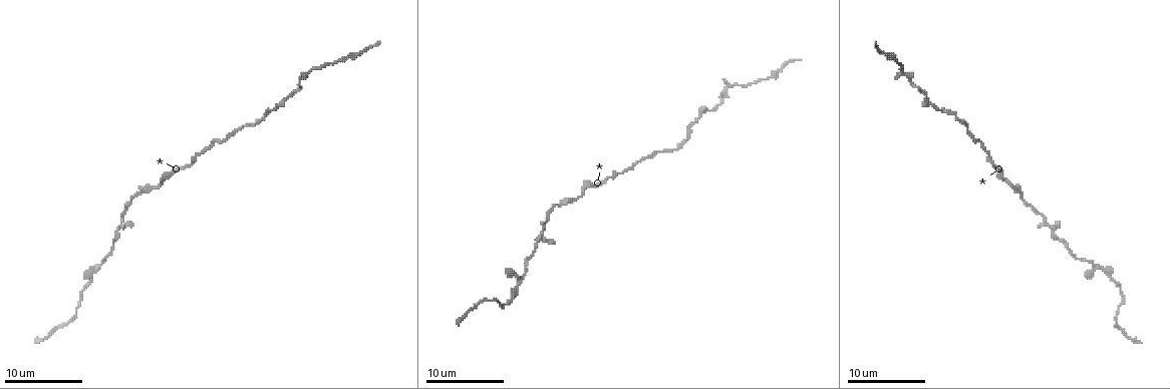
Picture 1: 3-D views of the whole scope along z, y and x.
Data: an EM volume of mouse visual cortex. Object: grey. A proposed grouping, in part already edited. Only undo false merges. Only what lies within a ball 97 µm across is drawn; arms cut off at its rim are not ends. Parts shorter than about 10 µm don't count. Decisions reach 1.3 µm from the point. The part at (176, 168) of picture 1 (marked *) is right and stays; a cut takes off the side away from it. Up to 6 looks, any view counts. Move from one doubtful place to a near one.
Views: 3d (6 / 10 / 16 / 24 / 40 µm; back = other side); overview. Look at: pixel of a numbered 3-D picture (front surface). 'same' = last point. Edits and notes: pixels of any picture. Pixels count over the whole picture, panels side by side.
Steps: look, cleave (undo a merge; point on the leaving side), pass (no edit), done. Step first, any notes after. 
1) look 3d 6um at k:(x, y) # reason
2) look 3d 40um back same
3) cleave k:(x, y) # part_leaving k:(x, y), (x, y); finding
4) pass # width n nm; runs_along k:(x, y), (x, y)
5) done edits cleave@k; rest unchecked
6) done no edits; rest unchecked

look 3d 6um at 1:(1060, 240) # thick turns thin

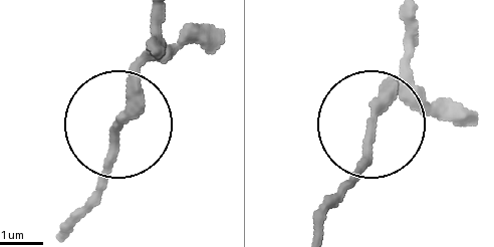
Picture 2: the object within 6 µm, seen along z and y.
pass # runs_along 2:(163, 23), (138, 66), (105, 185), (83, 214); continuous, no second cell

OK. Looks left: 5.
look 3d 16um at 1:(522, 276) # side arm on a straight run

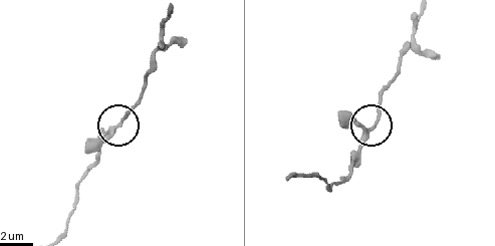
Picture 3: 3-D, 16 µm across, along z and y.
look 3d 16um back at 3:(121, 123) # from behind

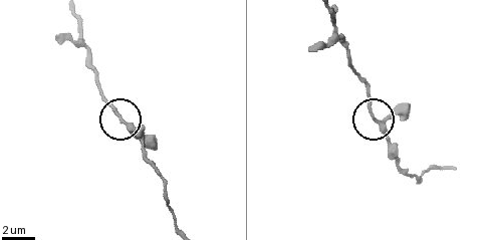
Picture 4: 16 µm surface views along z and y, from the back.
pass # runs_along 4:(72, 12), (98, 89), (140, 141); continuous, no second cell

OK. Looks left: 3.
look 3d 16um at 1:(900, 70) # three arms meet

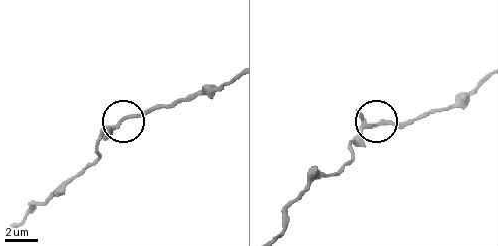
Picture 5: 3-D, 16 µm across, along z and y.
pass # width 200 nm; runs_along 5:(282, 228), (294, 200), (346, 163), (362, 131), (410, 122); continuous, no second cell

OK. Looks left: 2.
done no edits; rest unchecked

